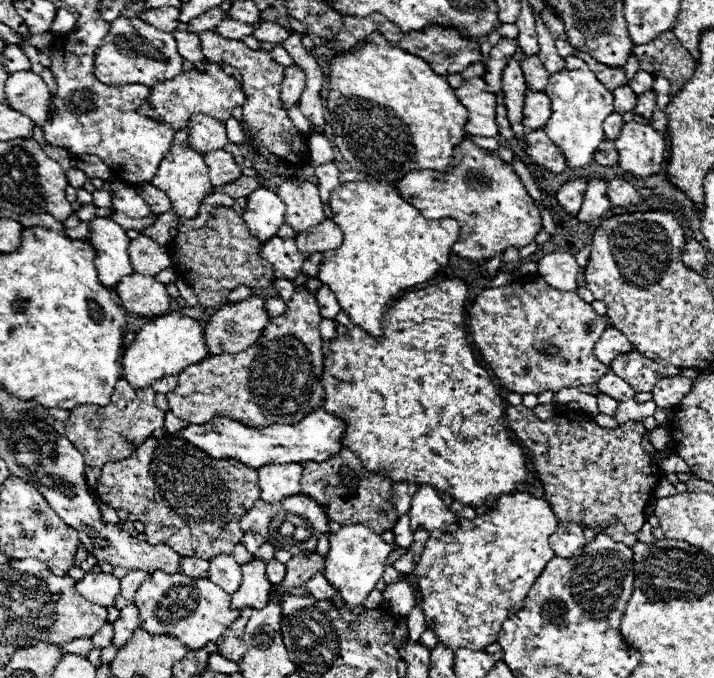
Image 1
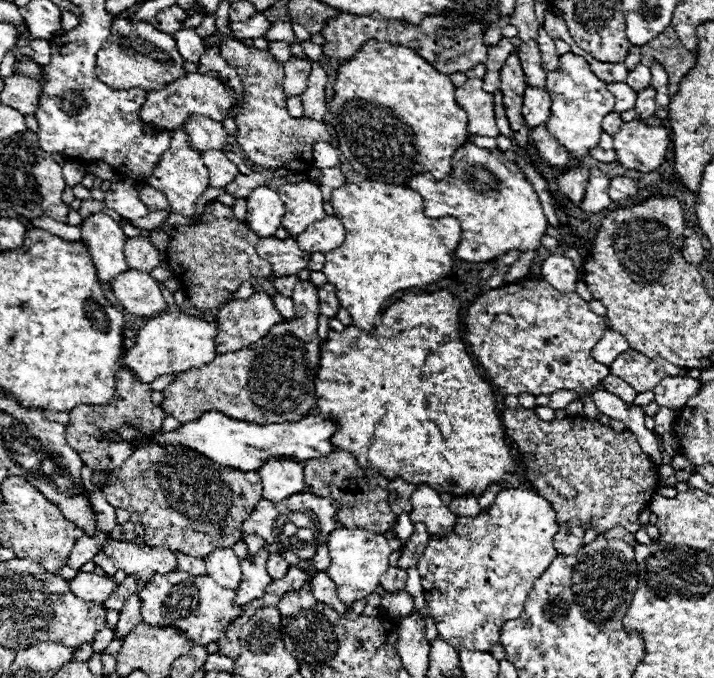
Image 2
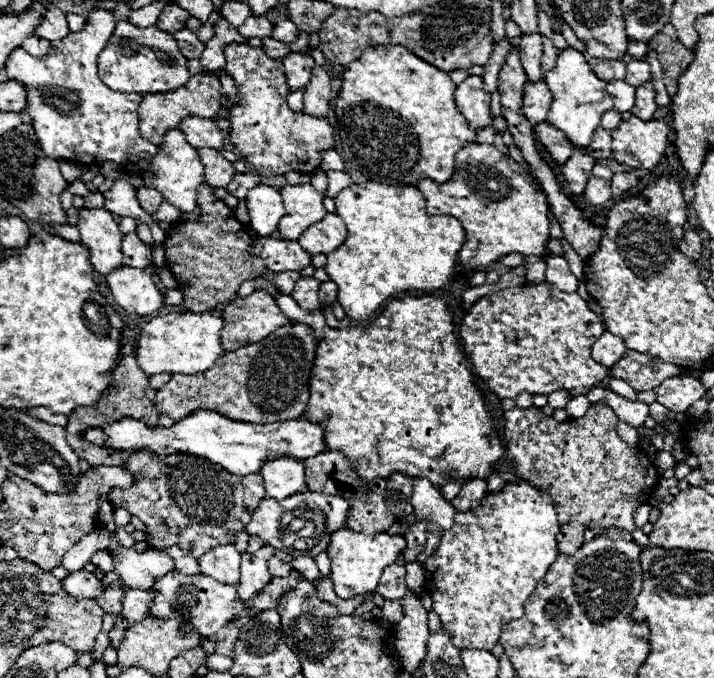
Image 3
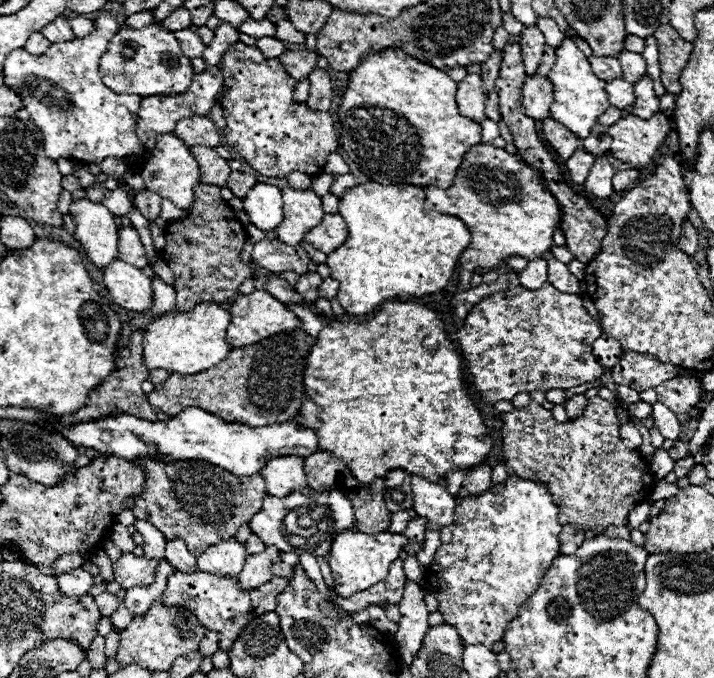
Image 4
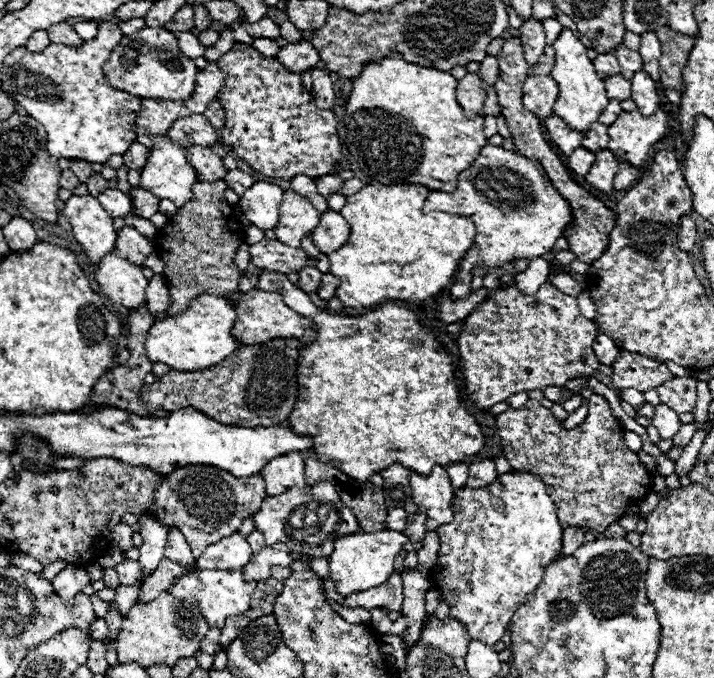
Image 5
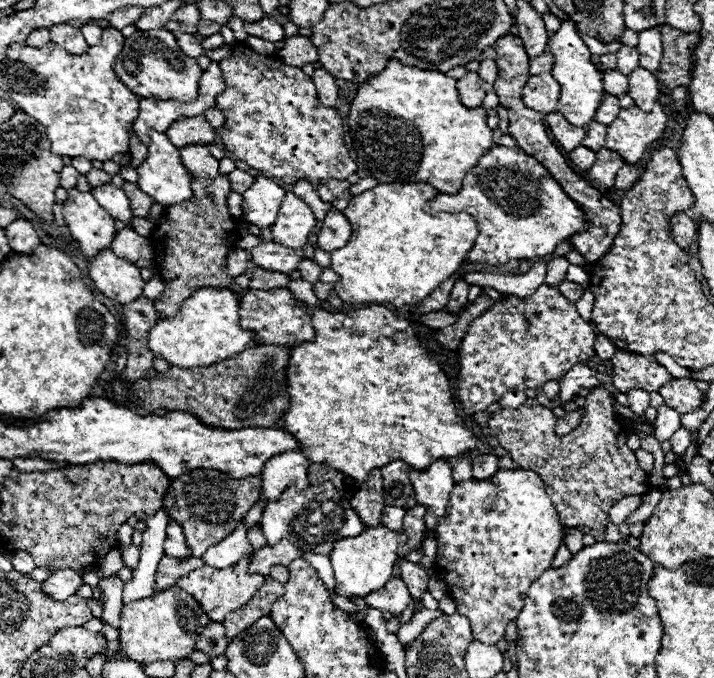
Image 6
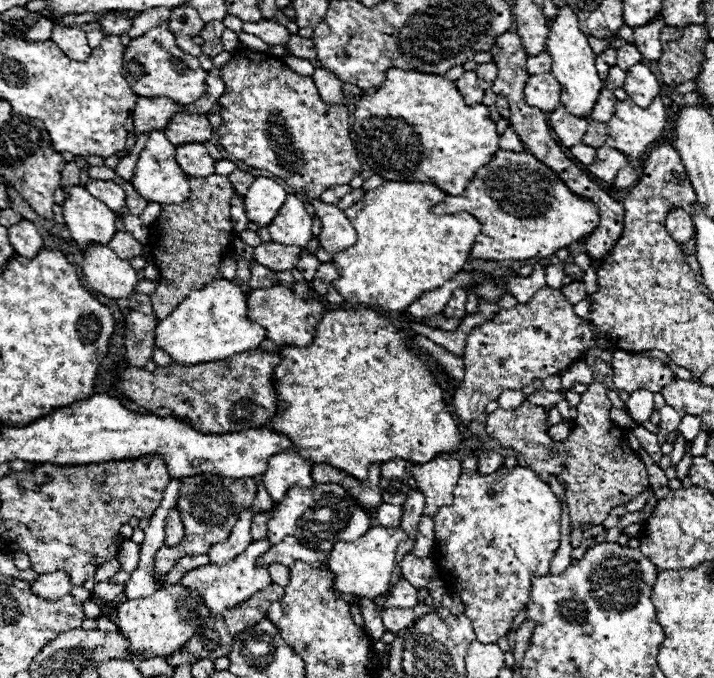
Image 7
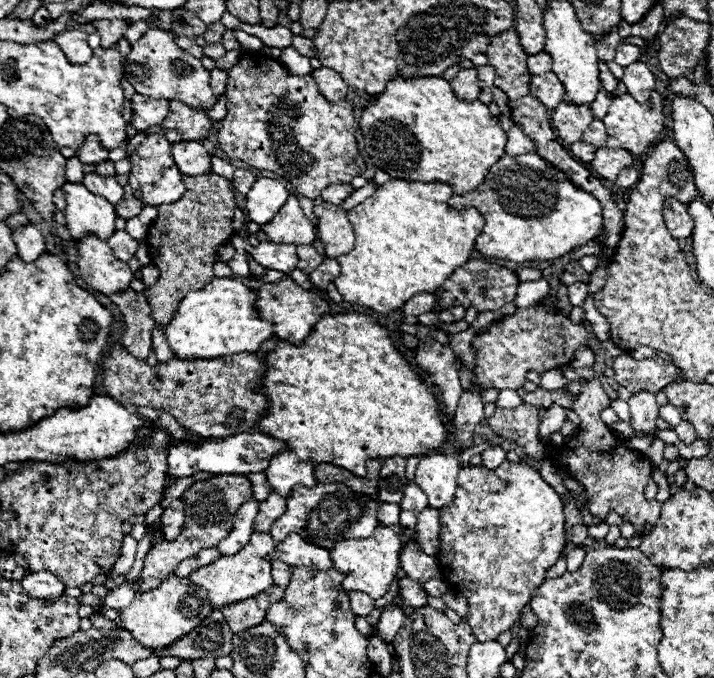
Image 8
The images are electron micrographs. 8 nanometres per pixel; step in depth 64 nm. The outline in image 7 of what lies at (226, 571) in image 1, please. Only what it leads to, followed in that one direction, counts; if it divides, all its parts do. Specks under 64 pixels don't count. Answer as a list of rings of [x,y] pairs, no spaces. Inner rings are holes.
[[[248,508],[238,518],[238,524],[234,524],[230,536],[224,542],[214,544],[214,548],[210,548],[210,552],[208,552],[210,564],[226,564],[226,562],[234,560],[236,556],[240,556],[252,542],[250,524],[252,524],[252,512]]]

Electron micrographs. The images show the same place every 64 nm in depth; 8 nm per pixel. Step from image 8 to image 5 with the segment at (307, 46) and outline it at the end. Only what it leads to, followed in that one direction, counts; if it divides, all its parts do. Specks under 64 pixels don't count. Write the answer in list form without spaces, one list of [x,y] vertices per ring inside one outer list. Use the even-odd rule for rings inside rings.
[[[302,40],[302,42],[298,42],[298,44],[286,44],[280,52],[278,52],[278,56],[276,56],[290,72],[298,72],[298,74],[304,74],[306,70],[312,70],[316,64],[318,64],[318,60],[320,60],[320,56],[318,56],[318,52],[314,50],[314,46],[310,44],[310,42],[306,42],[306,40]]]

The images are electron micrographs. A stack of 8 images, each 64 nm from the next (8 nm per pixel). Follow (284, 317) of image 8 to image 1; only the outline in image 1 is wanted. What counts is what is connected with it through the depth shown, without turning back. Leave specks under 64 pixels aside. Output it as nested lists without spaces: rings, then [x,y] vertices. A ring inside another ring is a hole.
[[[250,296],[244,302],[238,302],[238,304],[232,304],[232,306],[226,304],[224,308],[220,308],[210,318],[210,322],[204,324],[204,332],[206,332],[204,342],[210,350],[210,354],[238,354],[238,352],[250,348],[254,340],[258,340],[266,322],[268,322],[268,314],[264,310],[264,298]]]

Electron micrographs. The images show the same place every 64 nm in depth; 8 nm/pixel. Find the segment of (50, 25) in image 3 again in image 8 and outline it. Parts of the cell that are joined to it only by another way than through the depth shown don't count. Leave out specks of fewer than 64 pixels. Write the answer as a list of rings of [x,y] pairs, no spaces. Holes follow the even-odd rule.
[[[64,30],[64,32],[56,34],[54,42],[62,48],[62,52],[66,54],[66,58],[72,64],[84,64],[92,56],[92,48],[88,46],[86,36],[88,34],[80,32],[80,30]]]

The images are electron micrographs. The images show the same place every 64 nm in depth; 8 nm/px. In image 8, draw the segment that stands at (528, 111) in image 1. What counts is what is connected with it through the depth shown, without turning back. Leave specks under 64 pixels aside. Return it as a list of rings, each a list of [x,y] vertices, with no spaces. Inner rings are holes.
[[[546,72],[540,76],[532,76],[530,94],[548,110],[554,110],[564,100],[564,86],[552,72]]]

